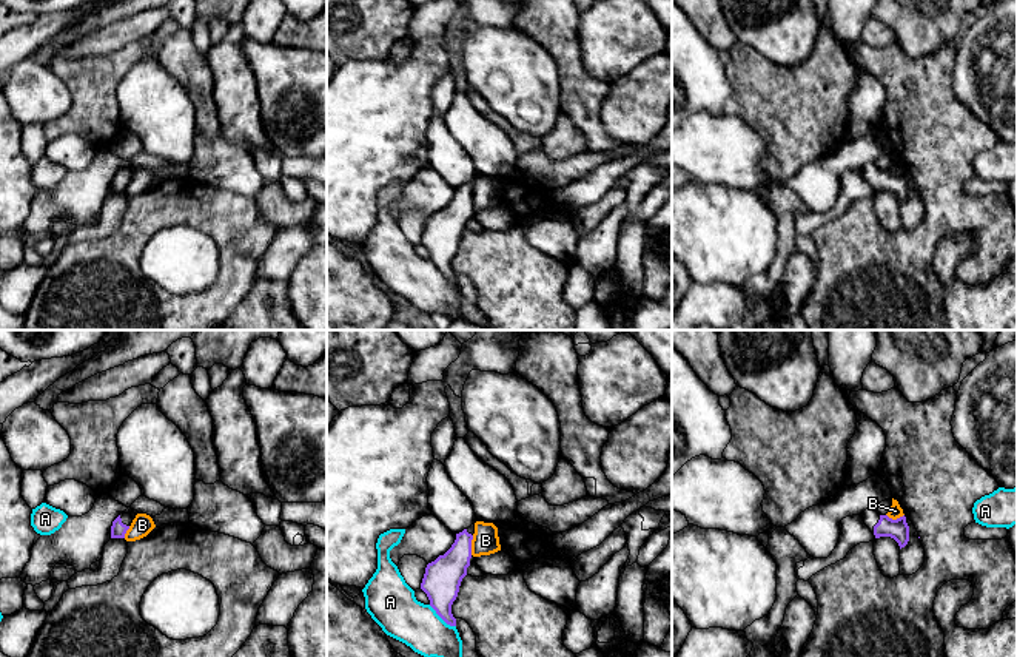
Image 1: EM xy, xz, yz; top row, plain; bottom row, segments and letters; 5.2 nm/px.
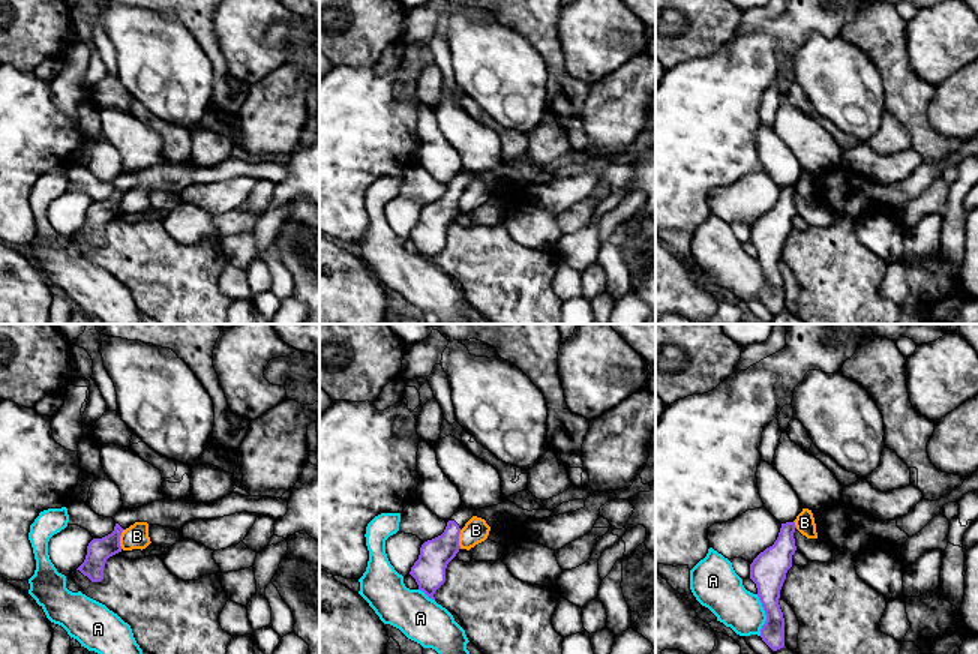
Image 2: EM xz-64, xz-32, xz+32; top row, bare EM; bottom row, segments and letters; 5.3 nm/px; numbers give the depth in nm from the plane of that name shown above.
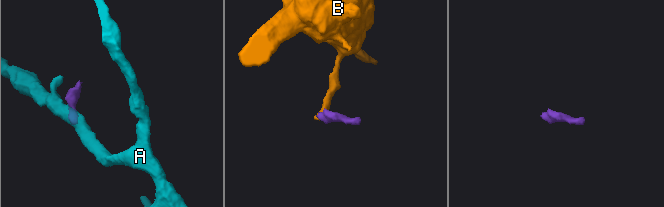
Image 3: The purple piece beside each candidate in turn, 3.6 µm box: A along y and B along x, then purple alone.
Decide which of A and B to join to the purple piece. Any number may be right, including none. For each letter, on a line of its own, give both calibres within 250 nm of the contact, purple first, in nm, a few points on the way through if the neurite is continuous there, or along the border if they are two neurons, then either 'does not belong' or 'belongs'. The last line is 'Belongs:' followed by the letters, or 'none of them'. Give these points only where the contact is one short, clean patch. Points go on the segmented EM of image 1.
A: calibres 200 and 240 nm; border xz (429, 605), (447, 623), (455, 626); does not belong
B: calibres 200 and 140 nm; border xz (473, 535), (470, 554); does not belong
Belongs: none of them

